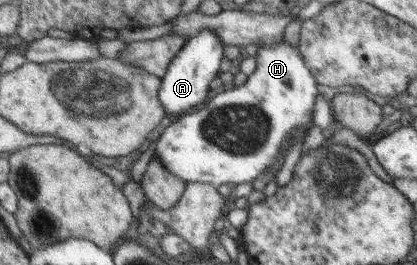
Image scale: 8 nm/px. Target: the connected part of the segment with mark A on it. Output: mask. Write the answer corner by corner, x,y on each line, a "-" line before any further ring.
204,29
186,41
182,50
167,68
166,75
161,78
159,101
168,116
182,116
182,113
186,114
194,110
194,107
198,107
200,103
207,100
210,85
220,75
218,70
224,57
223,47
224,43
210,29

